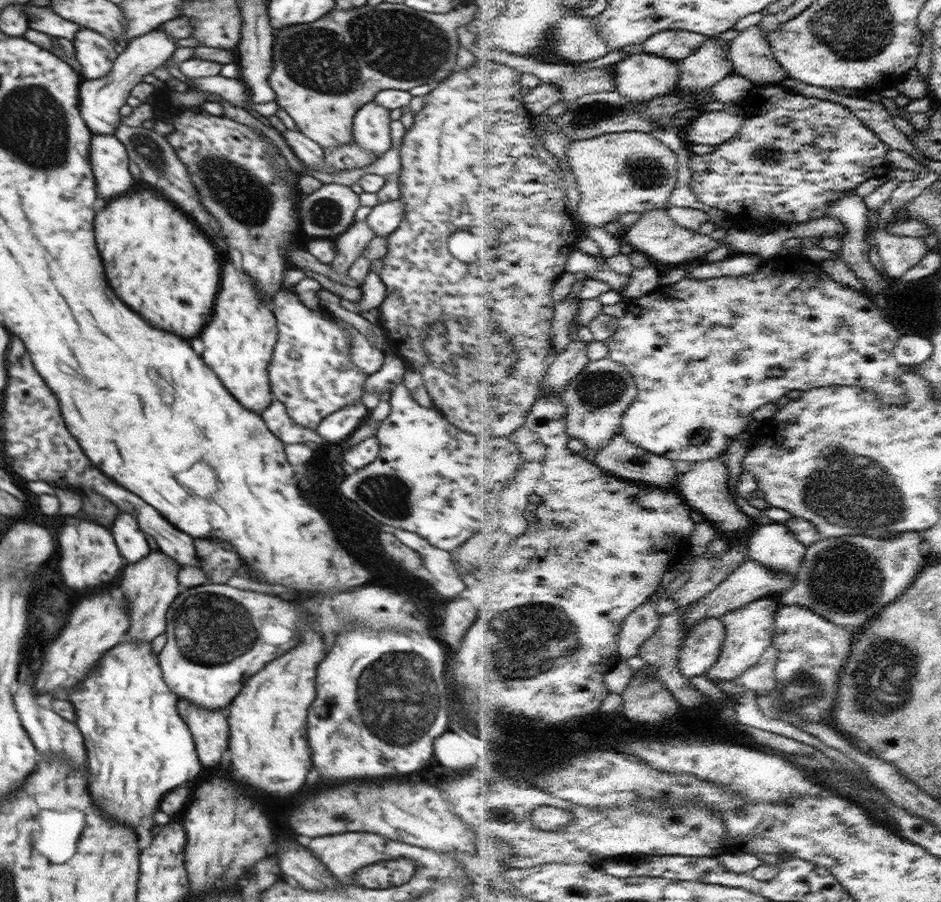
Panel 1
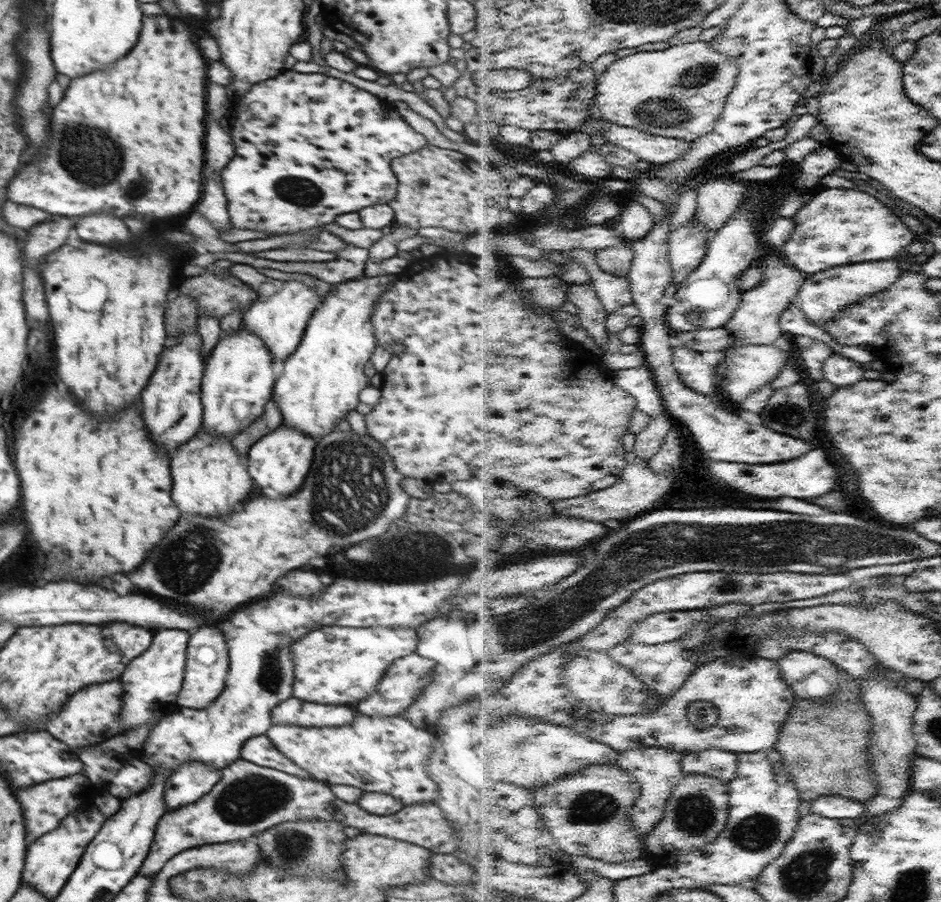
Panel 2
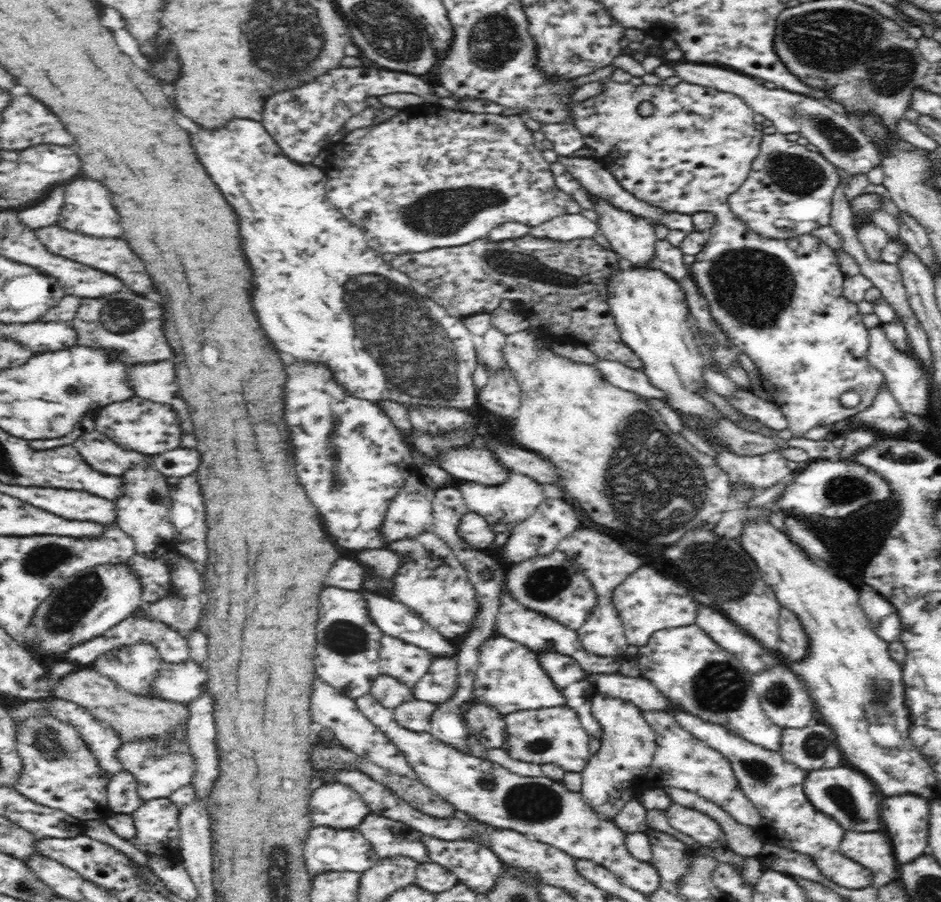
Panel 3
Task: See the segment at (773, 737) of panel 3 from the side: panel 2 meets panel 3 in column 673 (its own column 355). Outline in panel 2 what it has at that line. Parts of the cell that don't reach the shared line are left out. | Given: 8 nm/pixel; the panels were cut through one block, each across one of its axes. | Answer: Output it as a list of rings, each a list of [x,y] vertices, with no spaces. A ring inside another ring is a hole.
[[[334,625],[308,631],[291,648],[294,660],[292,696],[311,703],[353,707],[376,690],[376,685],[394,660],[415,653],[418,639],[416,628]]]

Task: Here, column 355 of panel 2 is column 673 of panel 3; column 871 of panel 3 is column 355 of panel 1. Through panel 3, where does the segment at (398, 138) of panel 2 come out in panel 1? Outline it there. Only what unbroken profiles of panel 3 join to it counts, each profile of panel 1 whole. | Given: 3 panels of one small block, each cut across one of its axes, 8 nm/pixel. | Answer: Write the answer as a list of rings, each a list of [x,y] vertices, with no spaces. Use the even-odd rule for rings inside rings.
[[[280,289],[272,302],[278,338],[267,376],[275,401],[282,402],[292,422],[316,431],[323,418],[340,408],[361,404],[367,375],[350,357],[350,337],[326,308],[313,309],[299,300],[296,293]]]

